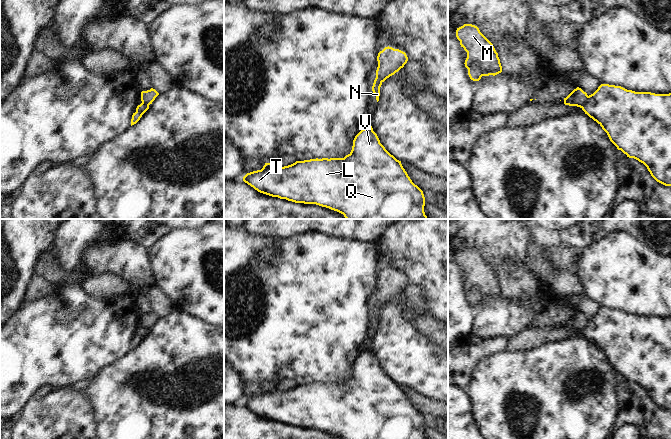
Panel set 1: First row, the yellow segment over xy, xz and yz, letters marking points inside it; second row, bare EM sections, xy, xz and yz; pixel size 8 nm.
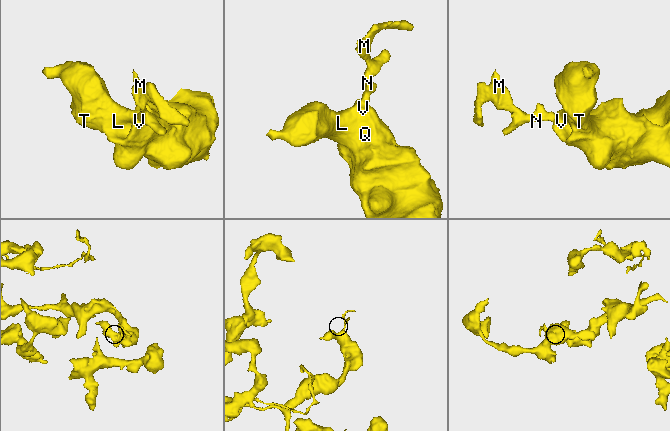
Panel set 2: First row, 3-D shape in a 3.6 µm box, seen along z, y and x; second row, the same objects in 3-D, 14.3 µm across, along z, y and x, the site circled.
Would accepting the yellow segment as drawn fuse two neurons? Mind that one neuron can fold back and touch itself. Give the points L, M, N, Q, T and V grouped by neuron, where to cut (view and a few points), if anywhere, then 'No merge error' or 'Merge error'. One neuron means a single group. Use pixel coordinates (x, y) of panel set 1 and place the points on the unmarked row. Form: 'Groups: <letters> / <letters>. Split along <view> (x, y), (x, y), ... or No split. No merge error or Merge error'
Groups: L Q T V / M N. Split along yz (588, 320), (581, 331). Merge error.

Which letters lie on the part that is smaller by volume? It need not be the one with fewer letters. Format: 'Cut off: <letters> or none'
Cut off: M, N

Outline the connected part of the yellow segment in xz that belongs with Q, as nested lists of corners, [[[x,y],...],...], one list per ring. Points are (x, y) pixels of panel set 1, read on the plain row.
[[[368,352],[355,360],[352,374],[344,382],[316,382],[296,385],[284,391],[265,387],[261,394],[247,397],[243,405],[260,417],[295,427],[316,428],[343,439],[425,439],[423,415],[412,406],[401,385],[391,379],[380,367],[377,358]]]

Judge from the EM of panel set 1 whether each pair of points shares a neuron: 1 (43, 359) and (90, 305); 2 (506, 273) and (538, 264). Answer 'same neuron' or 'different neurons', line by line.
1: same neuron
2: different neurons

